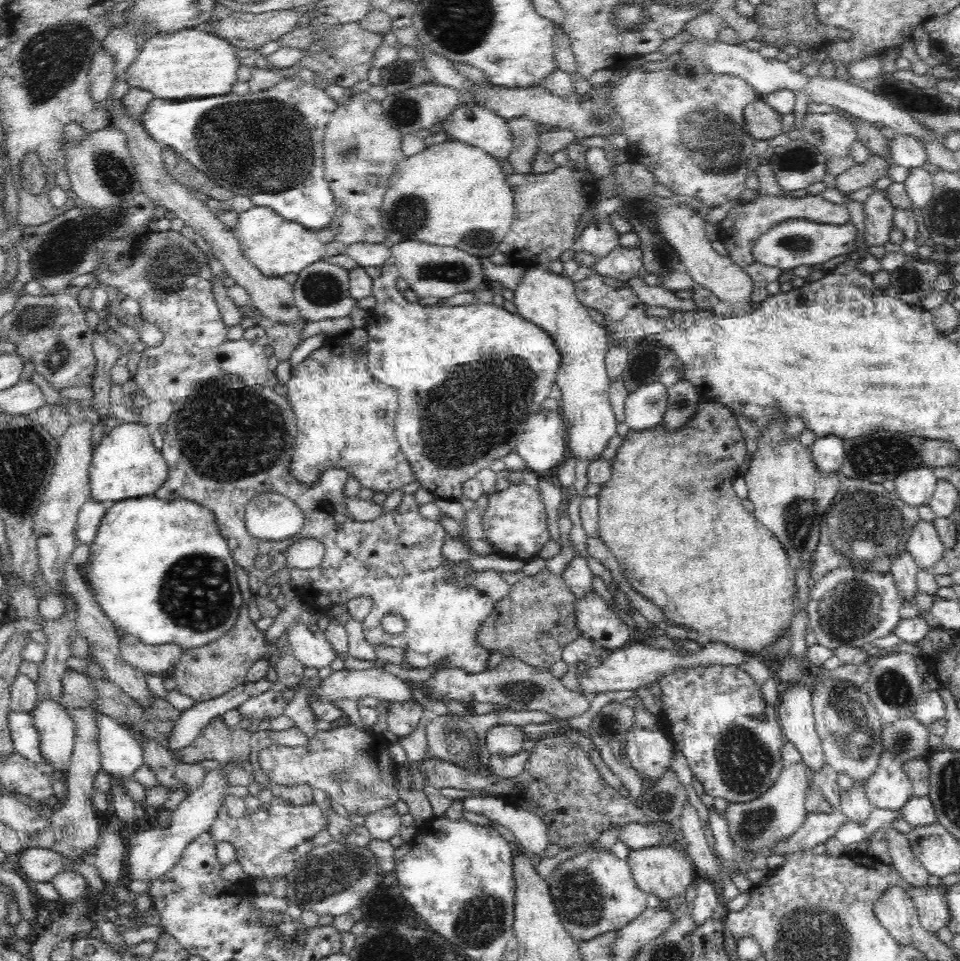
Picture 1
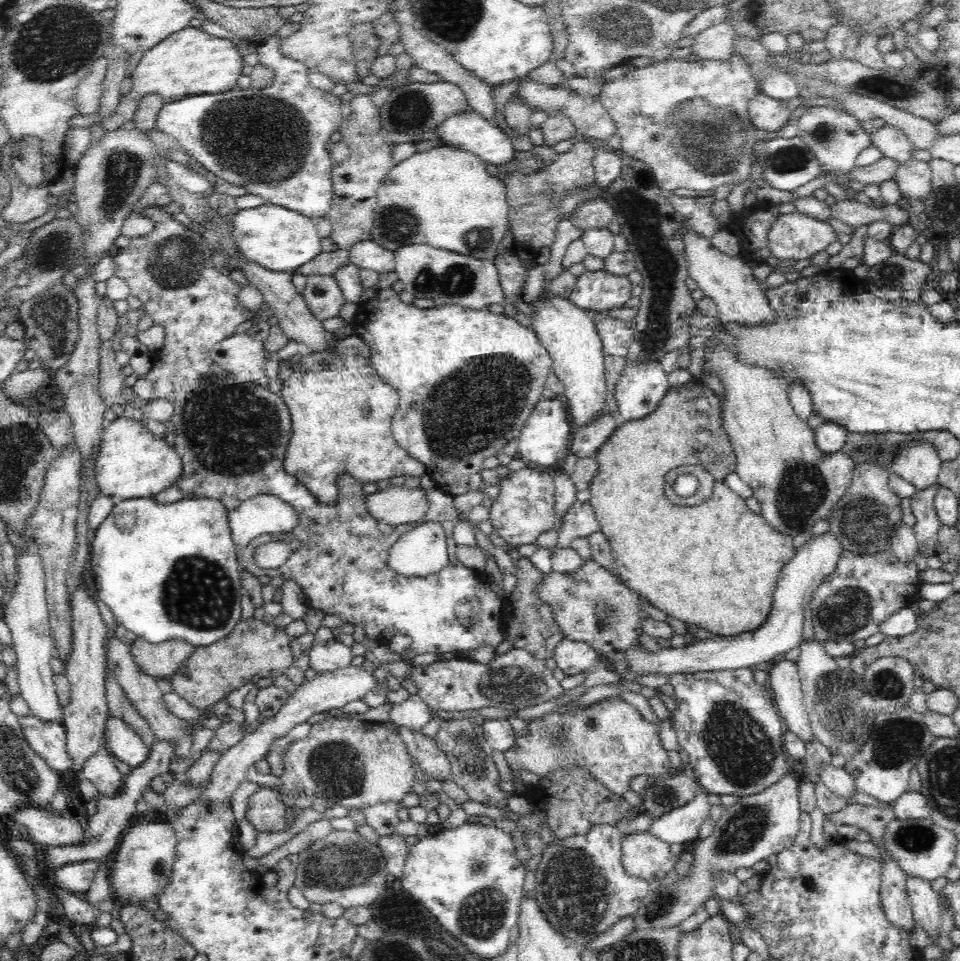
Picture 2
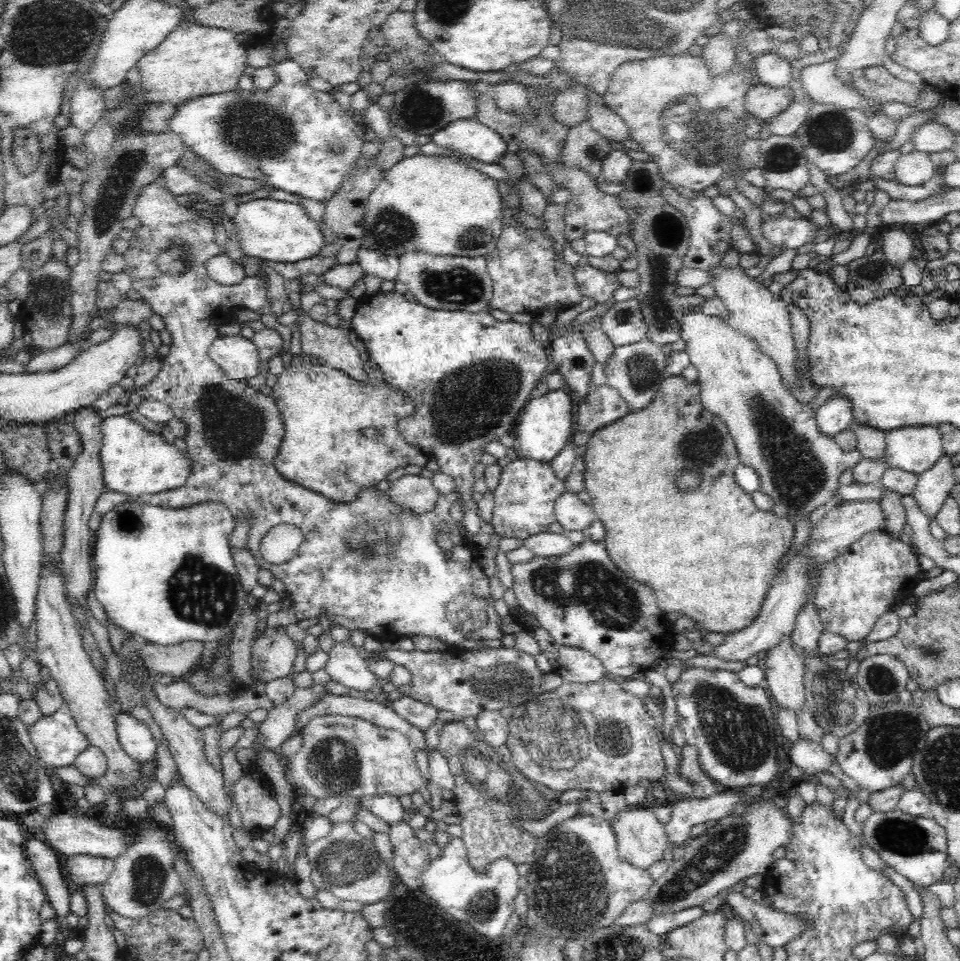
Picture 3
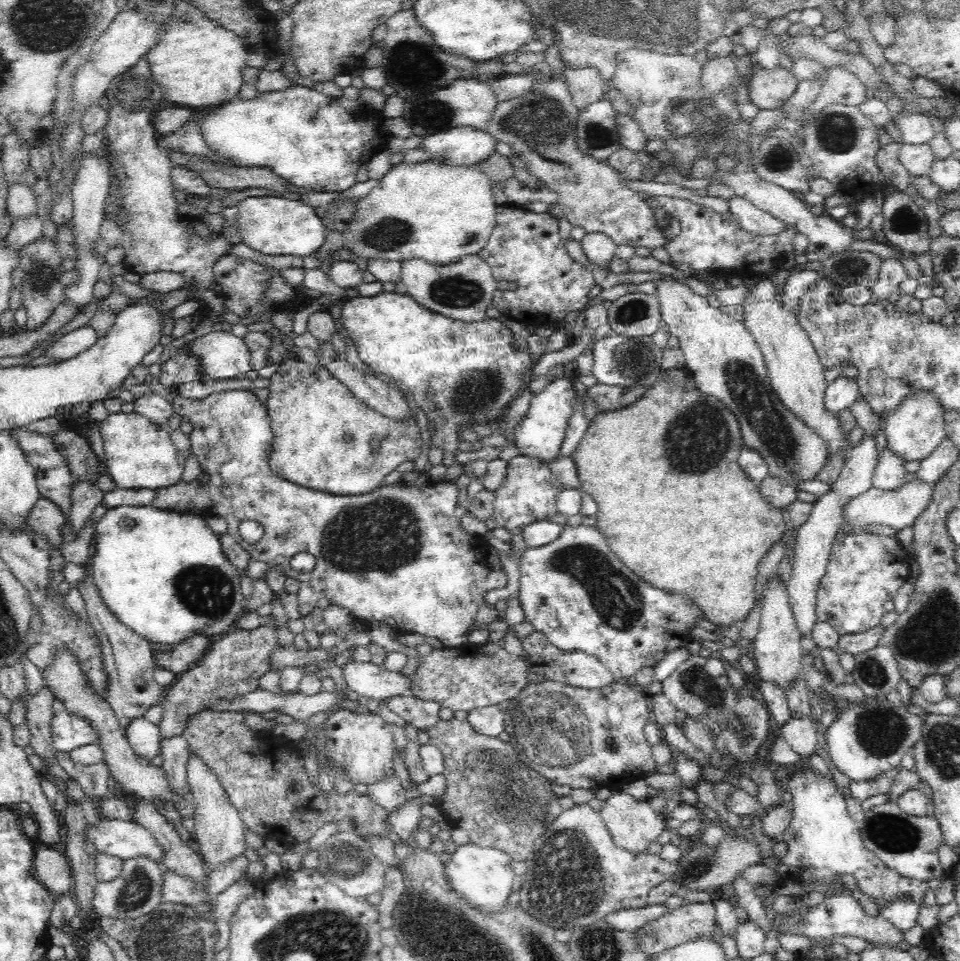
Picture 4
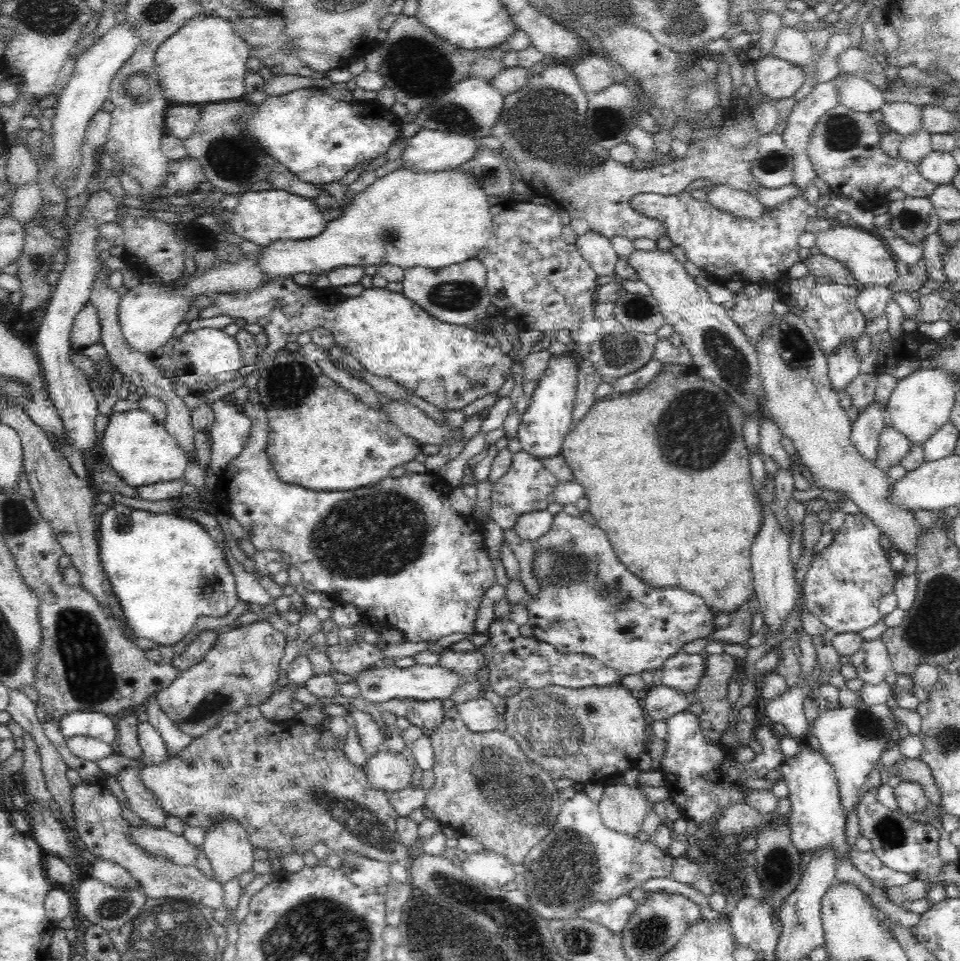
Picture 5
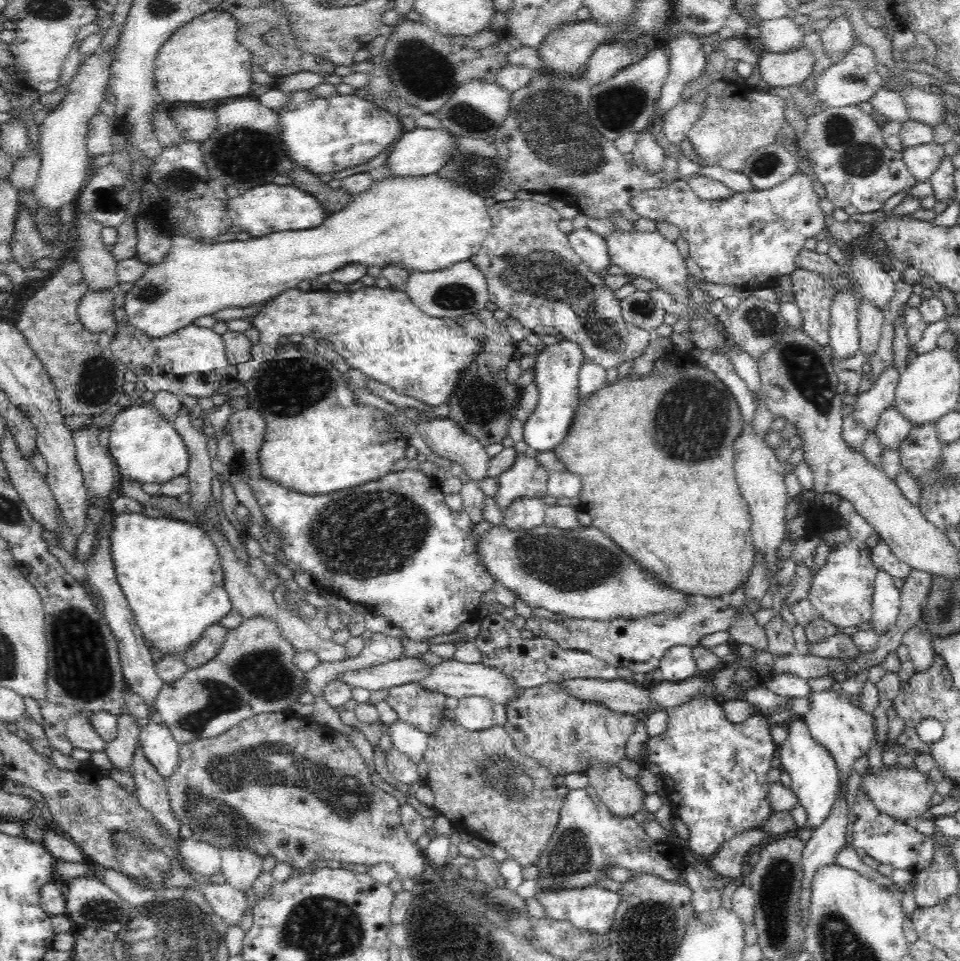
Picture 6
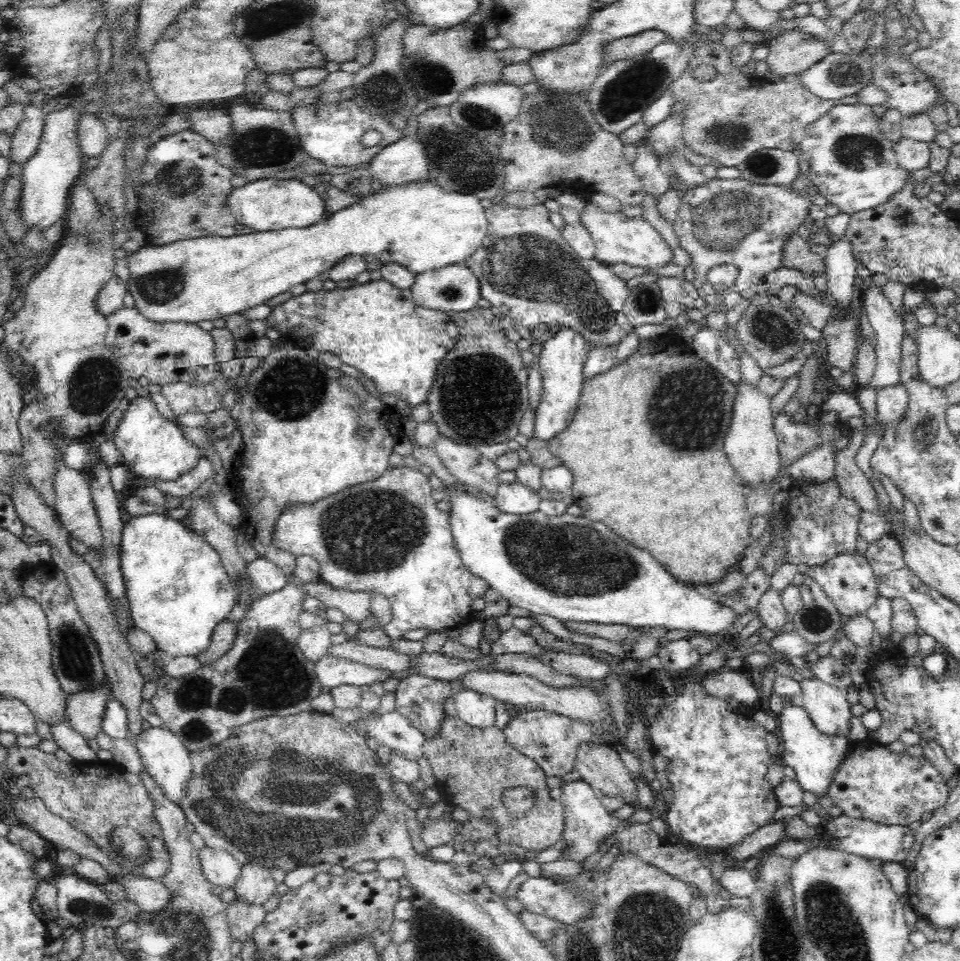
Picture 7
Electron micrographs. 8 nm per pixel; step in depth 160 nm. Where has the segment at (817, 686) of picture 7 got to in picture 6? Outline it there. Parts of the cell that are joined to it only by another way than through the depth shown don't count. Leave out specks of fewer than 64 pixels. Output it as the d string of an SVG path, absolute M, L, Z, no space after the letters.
M820 690L820 692L811 692L809 696L810 710L802 716L802 719L806 723L812 738L816 740L822 747L826 747L828 754L832 755L832 758L836 759L837 770L840 771L840 778L844 782L844 778L850 774L852 770L852 764L856 758L860 758L862 754L868 752L873 734L876 733L875 717L866 713L862 708L852 706L851 702L844 697L844 694L838 690Z

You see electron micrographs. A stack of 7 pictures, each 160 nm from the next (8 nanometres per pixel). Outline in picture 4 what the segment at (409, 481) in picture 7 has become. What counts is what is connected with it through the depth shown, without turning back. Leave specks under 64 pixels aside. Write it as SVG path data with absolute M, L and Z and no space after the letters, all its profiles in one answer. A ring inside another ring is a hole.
M224 390L224 392L214 392L212 396L204 398L204 400L188 400L188 398L180 398L176 396L174 400L174 412L182 414L186 420L192 421L194 426L204 428L204 430L192 430L188 437L192 441L192 452L196 454L202 471L206 471L208 480L206 484L199 484L197 479L194 481L173 484L171 487L156 489L153 494L152 506L157 509L167 510L210 510L218 517L225 518L228 522L228 532L246 549L255 560L260 560L271 567L280 566L282 571L288 578L294 578L300 581L300 591L298 595L299 612L302 618L306 617L311 611L316 609L318 601L323 597L330 601L330 605L342 606L346 608L355 619L369 621L373 625L384 624L392 634L421 634L425 637L438 639L445 648L454 648L468 643L469 629L474 624L478 610L484 604L485 596L490 590L501 589L507 586L507 574L504 571L493 571L486 563L486 546L490 538L488 536L474 535L462 529L460 520L454 517L454 508L456 508L456 499L458 498L458 488L453 481L437 481L437 483L428 483L421 489L418 485L402 485L397 482L390 485L380 485L376 490L363 495L332 495L325 492L313 490L311 488L301 487L300 485L288 482L280 478L271 469L269 458L273 451L273 442L275 439L271 418L268 416L267 405L252 393L252 390ZM210 428L210 432L206 432ZM242 484L242 492L218 492L218 490L230 490L234 486L234 490L240 490ZM174 506L174 508L172 508ZM190 506L190 508L188 508ZM206 506L214 506L214 508L206 508ZM244 520L256 520L262 524L264 533L262 538L254 543L248 543L240 537L238 526ZM306 552L316 557L316 566L310 572L297 572L290 565L292 557L297 553Z

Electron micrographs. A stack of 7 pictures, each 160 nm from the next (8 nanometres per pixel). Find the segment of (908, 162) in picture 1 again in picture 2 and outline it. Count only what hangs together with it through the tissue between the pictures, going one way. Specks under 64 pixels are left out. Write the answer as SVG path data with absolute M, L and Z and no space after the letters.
M887 123L871 135L871 142L884 157L896 161L898 165L906 164L913 159L911 153L915 147L912 142L898 128L889 126Z

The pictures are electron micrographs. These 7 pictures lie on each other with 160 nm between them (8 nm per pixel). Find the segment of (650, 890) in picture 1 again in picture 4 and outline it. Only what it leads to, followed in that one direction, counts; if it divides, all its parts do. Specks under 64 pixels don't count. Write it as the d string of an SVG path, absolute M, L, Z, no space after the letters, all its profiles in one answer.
M623 790L613 792L603 802L599 813L617 847L635 854L643 854L651 843L658 842L660 833L666 828L665 816L650 807L649 799L638 800Z

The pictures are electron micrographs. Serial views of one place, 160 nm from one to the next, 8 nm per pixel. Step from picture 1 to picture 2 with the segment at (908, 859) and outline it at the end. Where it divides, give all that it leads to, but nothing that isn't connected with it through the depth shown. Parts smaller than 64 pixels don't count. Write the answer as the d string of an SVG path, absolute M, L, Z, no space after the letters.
M906 874L906 888L911 900L913 917L918 926L922 926L926 931L927 936L930 938L929 942L932 944L932 938L938 938L938 934L942 932L942 911L940 911L939 893L936 893L930 882L923 878L916 878Z

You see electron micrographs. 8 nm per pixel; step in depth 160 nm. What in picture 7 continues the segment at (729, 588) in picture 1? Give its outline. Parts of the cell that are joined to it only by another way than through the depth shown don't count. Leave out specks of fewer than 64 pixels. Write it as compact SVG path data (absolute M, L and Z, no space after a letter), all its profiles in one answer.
M671 331L650 339L649 341L640 341L636 353L620 362L618 366L615 365L605 373L585 378L582 396L570 424L547 443L550 452L560 459L562 465L572 471L574 482L571 486L571 496L573 503L581 508L586 518L604 523L614 532L618 532L617 535L622 539L632 543L632 546L647 551L668 570L673 579L680 583L700 588L715 585L726 579L728 572L735 570L735 566L743 560L744 549L750 544L756 543L756 540L750 535L752 516L746 508L744 497L746 488L740 478L737 478L736 469L723 449L725 436L731 426L737 386L728 380L728 377L714 369L714 366L695 355L690 345Z

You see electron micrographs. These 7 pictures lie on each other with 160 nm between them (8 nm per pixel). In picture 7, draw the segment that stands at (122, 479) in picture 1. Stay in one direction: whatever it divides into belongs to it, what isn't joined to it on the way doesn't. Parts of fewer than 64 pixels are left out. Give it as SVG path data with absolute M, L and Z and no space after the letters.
M149 395L137 396L129 402L112 441L122 453L122 464L128 467L132 477L176 480L192 470L203 457L202 449L186 439L180 428L160 414Z

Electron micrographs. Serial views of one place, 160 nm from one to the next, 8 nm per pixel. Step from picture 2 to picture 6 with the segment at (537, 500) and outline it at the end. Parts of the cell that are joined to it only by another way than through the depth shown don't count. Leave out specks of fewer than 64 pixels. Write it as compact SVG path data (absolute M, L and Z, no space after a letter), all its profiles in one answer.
M532 452L518 453L516 462L497 477L499 489L494 496L500 509L508 510L520 498L542 499L547 495L549 473Z

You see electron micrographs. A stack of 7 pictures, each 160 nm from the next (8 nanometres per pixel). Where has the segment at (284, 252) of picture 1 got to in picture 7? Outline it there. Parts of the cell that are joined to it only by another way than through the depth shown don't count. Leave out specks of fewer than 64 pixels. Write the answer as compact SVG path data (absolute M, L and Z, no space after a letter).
M268 177L248 181L244 186L233 188L228 195L226 206L237 223L255 230L256 233L286 228L309 228L328 216L324 199L314 187L302 184L298 178L274 180Z

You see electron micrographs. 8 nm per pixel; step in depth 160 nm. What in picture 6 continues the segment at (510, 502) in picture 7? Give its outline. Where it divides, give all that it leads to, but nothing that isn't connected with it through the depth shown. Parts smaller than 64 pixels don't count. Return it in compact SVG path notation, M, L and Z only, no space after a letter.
M520 498L504 511L504 523L508 529L530 531L542 526L546 518L547 504L543 499Z

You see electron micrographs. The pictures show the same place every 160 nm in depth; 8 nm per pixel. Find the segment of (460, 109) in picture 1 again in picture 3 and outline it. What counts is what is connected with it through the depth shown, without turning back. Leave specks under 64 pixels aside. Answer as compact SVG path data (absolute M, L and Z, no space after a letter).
M476 119L456 120L431 135L434 144L476 161L496 164L507 153L507 142Z

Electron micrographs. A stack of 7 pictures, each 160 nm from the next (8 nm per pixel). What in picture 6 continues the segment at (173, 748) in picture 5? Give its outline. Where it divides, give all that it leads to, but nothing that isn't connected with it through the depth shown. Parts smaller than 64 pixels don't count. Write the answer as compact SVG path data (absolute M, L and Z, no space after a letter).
M102 519L99 522L97 539L93 546L94 552L92 552L92 556L88 557L88 562L85 564L86 574L89 577L90 583L97 589L99 599L103 603L102 612L104 618L119 642L118 647L120 648L123 676L126 678L126 684L130 685L131 692L138 694L145 701L149 709L149 722L161 724L161 718L159 718L158 711L156 711L155 700L165 682L153 670L156 660L150 654L150 649L144 644L144 636L141 635L141 632L134 624L133 612L129 609L129 604L125 599L124 592L121 591L120 584L117 583L117 575L109 550L110 531L108 530L108 520Z

